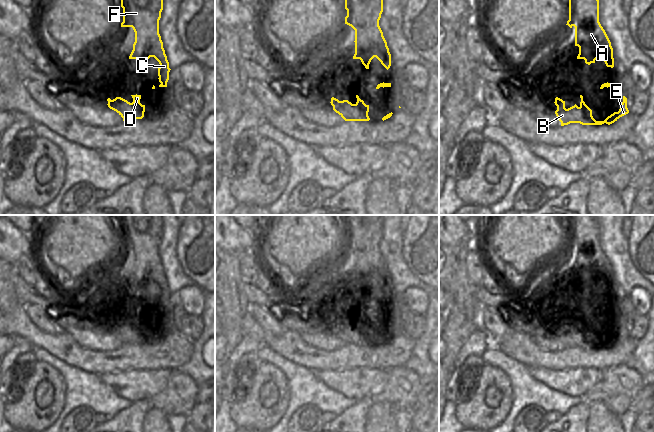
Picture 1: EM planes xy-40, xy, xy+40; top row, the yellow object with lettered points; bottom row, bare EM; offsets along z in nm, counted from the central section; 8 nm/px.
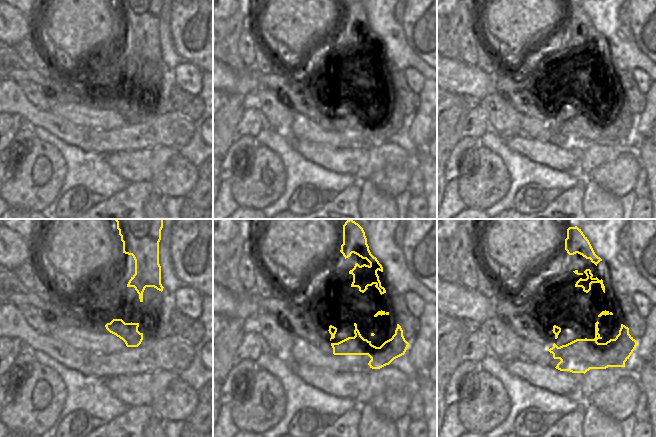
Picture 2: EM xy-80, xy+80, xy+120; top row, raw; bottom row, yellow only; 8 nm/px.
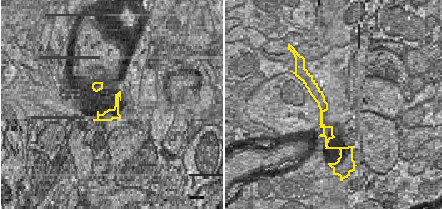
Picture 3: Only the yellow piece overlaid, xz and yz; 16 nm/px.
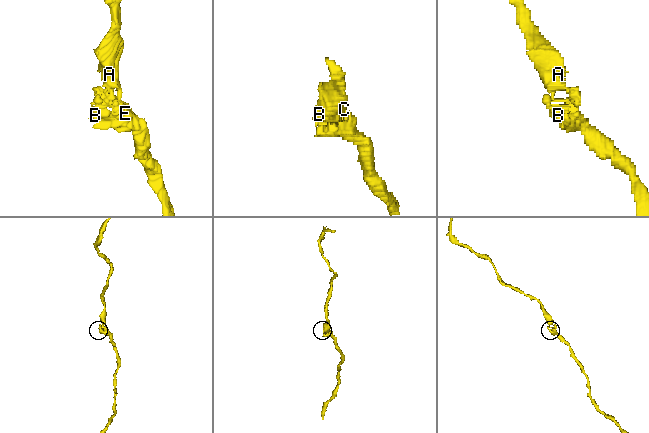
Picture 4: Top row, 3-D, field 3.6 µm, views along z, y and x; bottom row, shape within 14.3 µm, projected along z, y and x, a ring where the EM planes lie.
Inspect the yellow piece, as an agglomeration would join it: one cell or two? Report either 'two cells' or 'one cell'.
one cell

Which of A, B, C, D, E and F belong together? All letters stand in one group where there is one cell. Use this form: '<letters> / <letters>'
A B C D E F

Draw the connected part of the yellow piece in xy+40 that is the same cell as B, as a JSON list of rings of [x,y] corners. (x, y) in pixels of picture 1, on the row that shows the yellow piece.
[[[580,95],[580,98],[581,102],[579,107],[575,104],[568,109],[565,108],[565,101],[558,97],[555,98],[554,103],[557,106],[555,114],[561,122],[561,126],[568,125],[570,123],[580,123],[582,125],[602,125],[606,123],[610,125],[617,121],[620,117],[629,113],[627,108],[627,98],[623,96],[623,102],[618,112],[614,112],[604,121],[596,121],[592,116],[592,110],[583,101],[582,95]]]

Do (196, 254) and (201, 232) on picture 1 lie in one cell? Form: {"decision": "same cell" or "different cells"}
{"decision": "same cell"}

